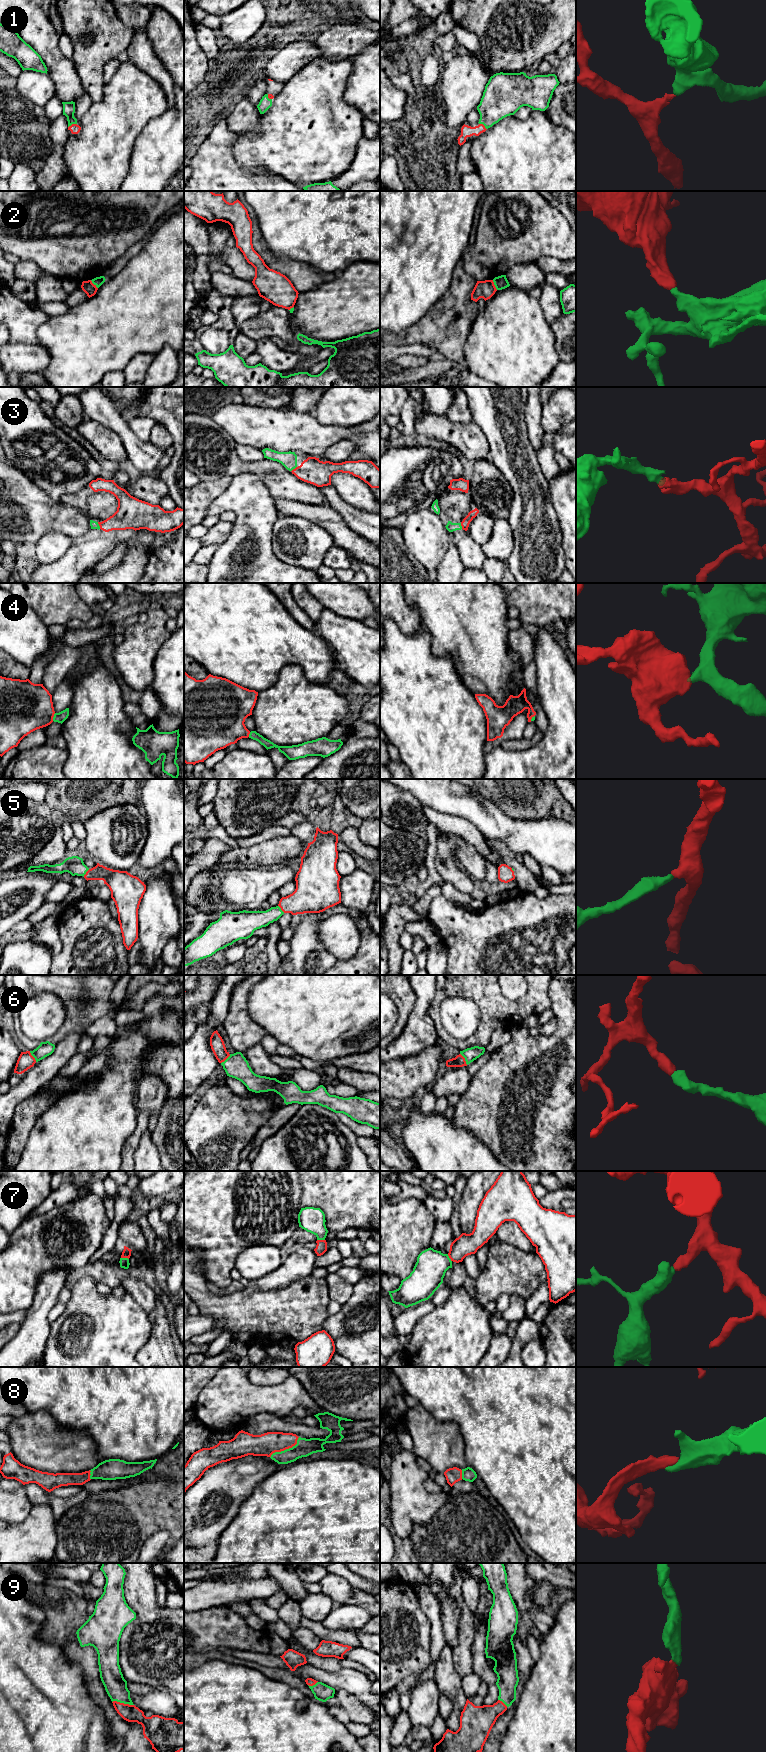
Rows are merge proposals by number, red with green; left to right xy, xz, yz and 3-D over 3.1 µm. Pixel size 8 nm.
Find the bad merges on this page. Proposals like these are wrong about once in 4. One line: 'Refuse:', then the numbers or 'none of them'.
Refuse: 2

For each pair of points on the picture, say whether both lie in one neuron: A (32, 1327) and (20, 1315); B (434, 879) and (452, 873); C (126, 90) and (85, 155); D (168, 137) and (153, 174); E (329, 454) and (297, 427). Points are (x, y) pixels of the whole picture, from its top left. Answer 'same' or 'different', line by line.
A: different
B: different
C: same
D: same
E: different

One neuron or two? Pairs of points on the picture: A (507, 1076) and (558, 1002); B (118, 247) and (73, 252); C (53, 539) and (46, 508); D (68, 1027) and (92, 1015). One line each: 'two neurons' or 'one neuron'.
A: one neuron
B: one neuron
C: two neurons
D: one neuron

